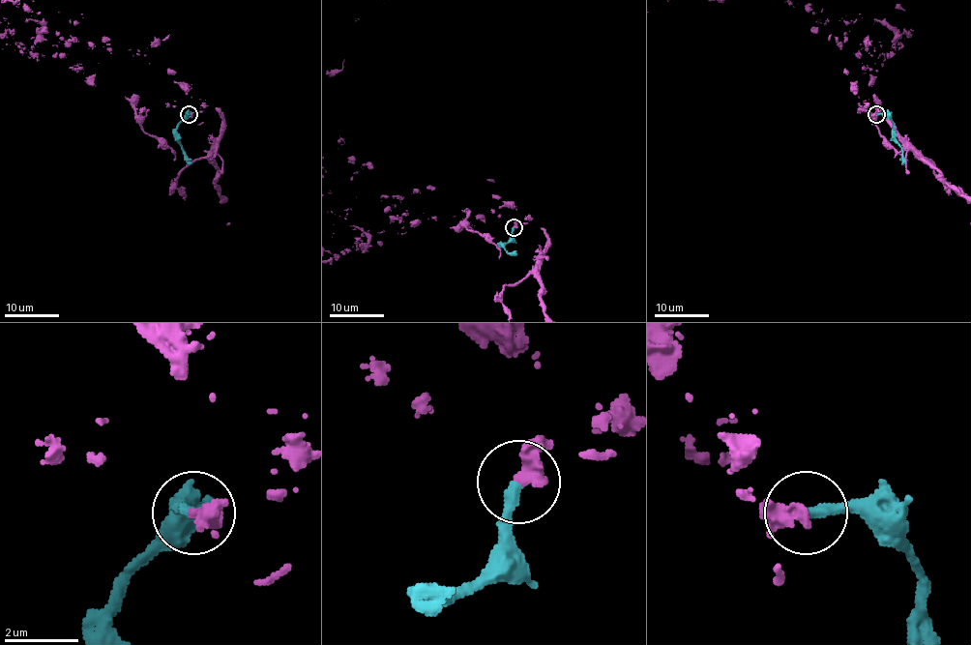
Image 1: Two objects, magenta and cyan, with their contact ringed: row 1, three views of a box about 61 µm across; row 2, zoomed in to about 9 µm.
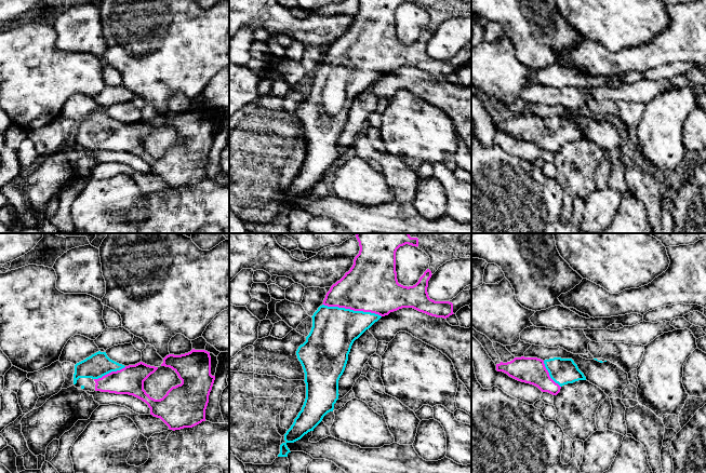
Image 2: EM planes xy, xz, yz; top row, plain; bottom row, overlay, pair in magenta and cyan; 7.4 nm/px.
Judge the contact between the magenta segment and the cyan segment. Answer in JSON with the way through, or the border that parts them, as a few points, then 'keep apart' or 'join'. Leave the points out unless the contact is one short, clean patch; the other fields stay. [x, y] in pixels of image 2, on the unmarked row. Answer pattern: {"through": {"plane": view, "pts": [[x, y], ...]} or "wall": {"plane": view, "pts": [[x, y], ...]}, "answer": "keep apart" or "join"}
{"through": {"plane": "xz", "pts": [[371, 43], [351, 67], [337, 81], [334, 88]]}, "answer": "join"}

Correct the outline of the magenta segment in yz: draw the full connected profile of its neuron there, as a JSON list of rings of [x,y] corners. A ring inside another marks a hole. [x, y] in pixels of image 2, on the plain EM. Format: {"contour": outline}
{"contour": [[[521,114],[496,122],[496,129],[552,153],[557,153],[564,143],[586,138],[572,117],[554,116],[543,119],[537,116]]]}

